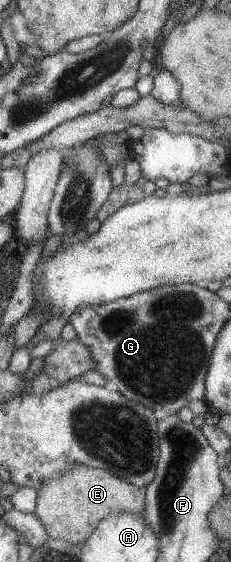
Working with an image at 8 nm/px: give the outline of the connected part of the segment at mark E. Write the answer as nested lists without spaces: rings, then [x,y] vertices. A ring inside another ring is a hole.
[[[76,465],[64,475],[43,485],[36,498],[35,515],[43,523],[50,538],[72,545],[84,543],[97,525],[111,515],[128,512],[143,517],[146,491],[103,469]]]

